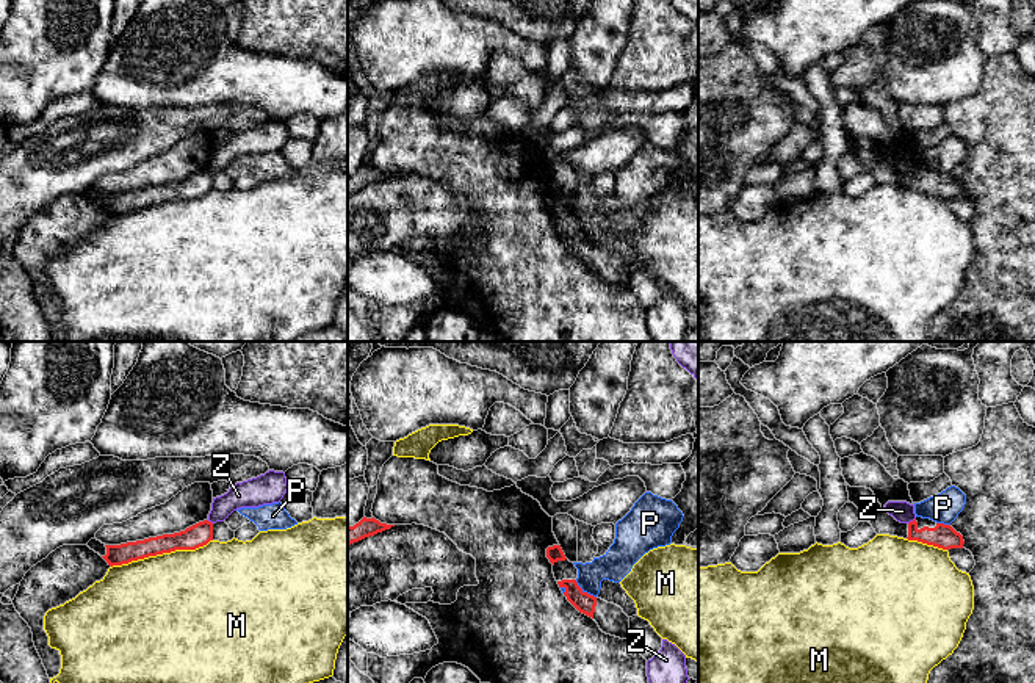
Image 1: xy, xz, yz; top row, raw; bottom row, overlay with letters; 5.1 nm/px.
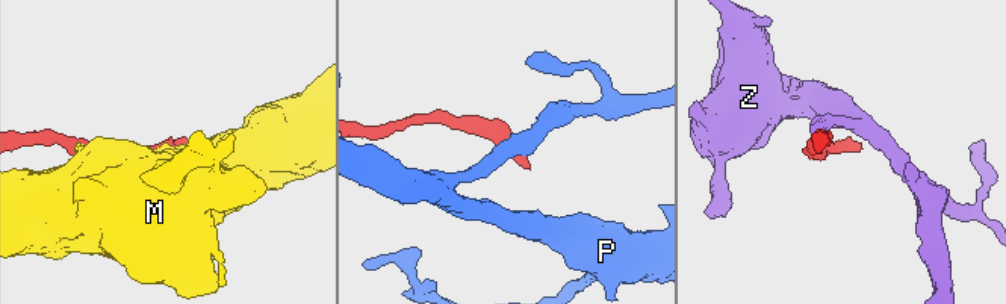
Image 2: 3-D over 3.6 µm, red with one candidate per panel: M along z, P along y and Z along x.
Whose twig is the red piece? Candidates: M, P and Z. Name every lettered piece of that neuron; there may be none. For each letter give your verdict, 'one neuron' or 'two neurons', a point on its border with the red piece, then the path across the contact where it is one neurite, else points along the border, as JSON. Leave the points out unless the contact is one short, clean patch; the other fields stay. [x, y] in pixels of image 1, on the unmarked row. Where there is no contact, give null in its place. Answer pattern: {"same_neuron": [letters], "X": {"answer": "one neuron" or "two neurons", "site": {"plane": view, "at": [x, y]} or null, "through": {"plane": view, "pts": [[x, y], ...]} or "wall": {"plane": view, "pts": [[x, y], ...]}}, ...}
{"same_neuron": [], "M": {"answer": "two neurons", "site": {"plane": "xy", "at": [162, 202]}}, "P": {"answer": "two neurons", "site": {"plane": "xz", "at": [584, 242]}}, "Z": {"answer": "two neurons", "site": {"plane": "yz", "at": [913, 169]}, "wall": {"plane": "yz", "pts": [[915, 166], [908, 173]]}}}

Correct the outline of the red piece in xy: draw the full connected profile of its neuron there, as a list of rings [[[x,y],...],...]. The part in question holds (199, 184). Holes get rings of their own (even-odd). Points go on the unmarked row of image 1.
[[[204,169],[180,182],[163,183],[121,194],[105,194],[106,204],[102,207],[113,216],[175,199],[196,199],[207,194],[210,190],[213,190],[213,172]]]

